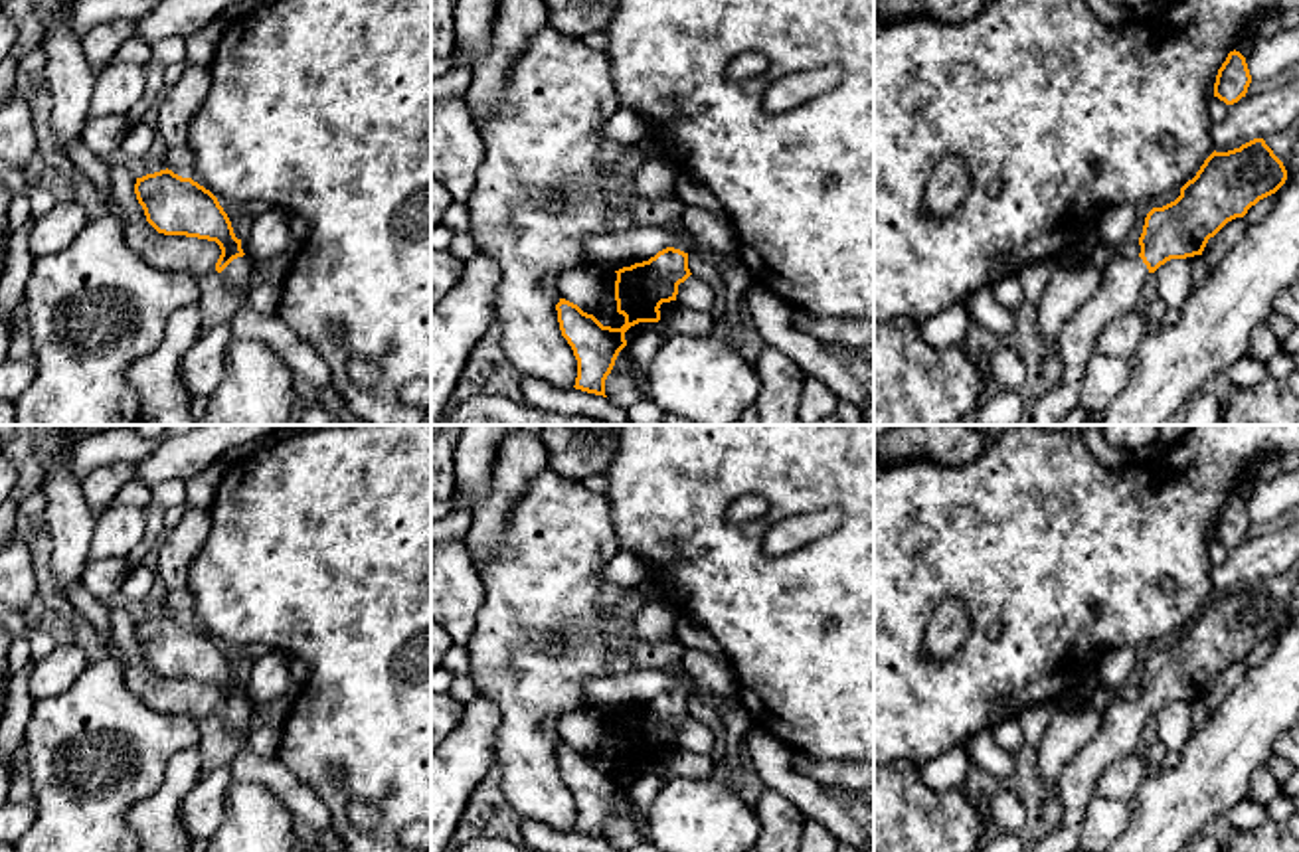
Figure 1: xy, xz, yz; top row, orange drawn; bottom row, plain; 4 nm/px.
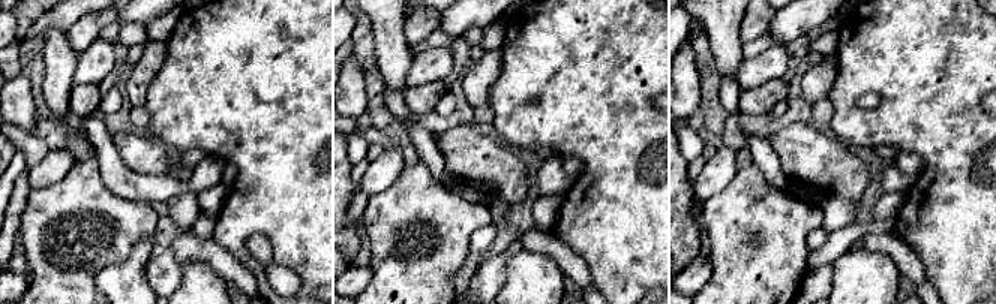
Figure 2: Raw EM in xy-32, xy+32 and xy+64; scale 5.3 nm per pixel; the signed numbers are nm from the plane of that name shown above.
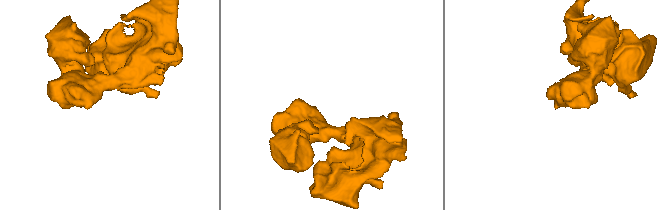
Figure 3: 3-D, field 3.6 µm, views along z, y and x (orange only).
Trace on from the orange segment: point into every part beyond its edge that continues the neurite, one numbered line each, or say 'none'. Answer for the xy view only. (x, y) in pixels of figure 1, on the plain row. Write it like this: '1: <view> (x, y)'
1: xy (238, 716)

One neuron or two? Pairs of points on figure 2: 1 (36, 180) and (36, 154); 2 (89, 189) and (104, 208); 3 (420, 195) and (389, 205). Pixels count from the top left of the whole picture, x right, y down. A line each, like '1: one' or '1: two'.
1: two
2: one
3: one

